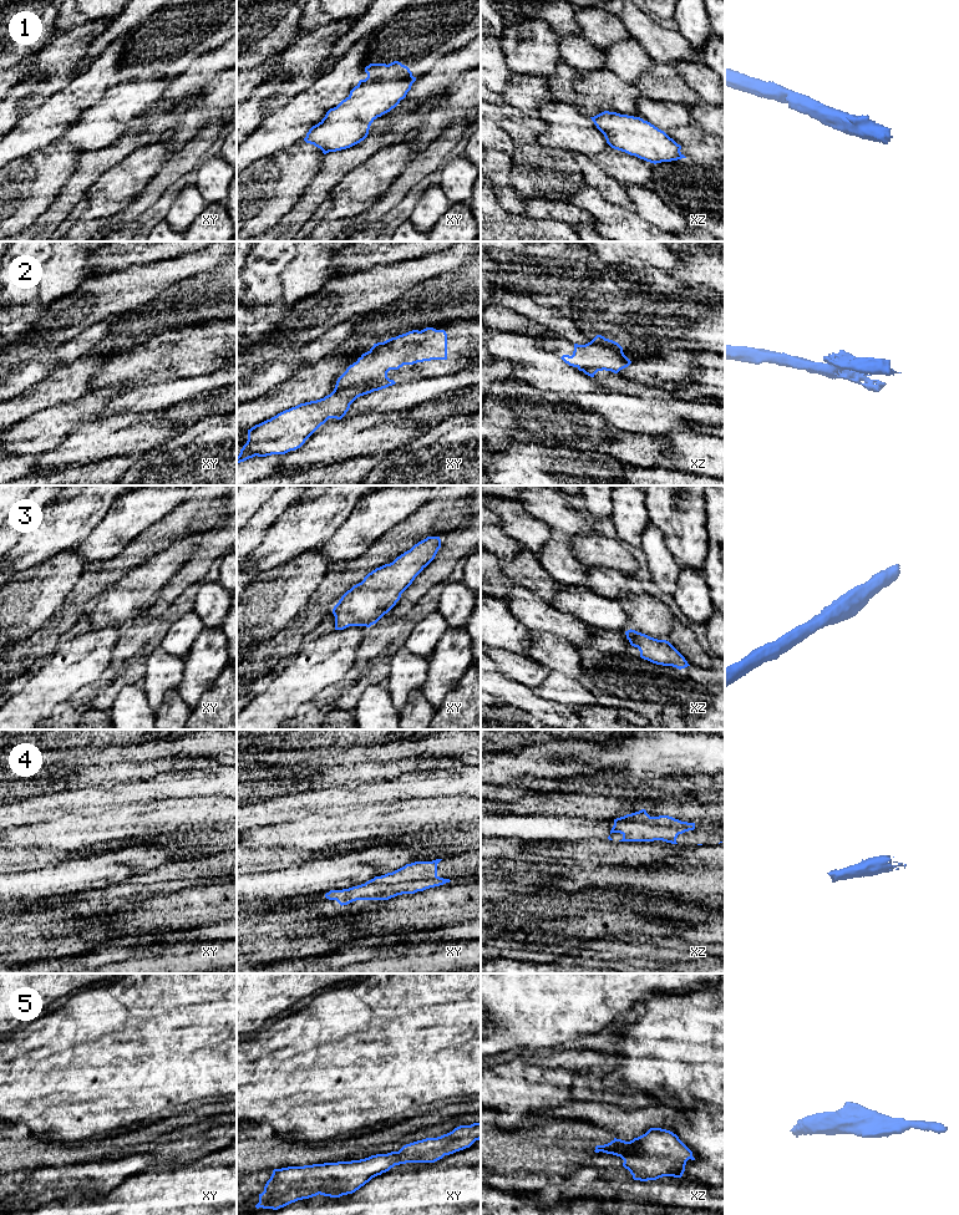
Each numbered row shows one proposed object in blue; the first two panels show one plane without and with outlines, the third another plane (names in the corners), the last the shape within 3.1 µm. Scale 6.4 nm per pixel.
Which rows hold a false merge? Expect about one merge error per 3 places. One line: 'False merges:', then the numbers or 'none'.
False merges: 2

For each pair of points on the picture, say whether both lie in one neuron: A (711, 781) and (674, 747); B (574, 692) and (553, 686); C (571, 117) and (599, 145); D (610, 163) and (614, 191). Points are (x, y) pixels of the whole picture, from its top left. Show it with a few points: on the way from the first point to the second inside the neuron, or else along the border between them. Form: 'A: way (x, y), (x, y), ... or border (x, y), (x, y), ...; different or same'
A: border (711, 774), (681, 776); different
B: way (569, 692), (558, 687); same
C: way (578, 125), (592, 138); same
D: border (592, 158), (605, 173), (623, 184); different

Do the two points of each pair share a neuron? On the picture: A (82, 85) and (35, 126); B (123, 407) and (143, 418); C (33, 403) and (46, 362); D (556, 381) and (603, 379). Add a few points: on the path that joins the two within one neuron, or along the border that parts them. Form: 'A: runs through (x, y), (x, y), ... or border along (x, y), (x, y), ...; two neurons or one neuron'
A: runs through (72, 97), (47, 122); one neuron
B: border along (162, 408), (116, 413), (105, 420); two neurons
C: border along (65, 364), (15, 396); two neurons
D: border along (582, 371), (608, 391); two neurons

